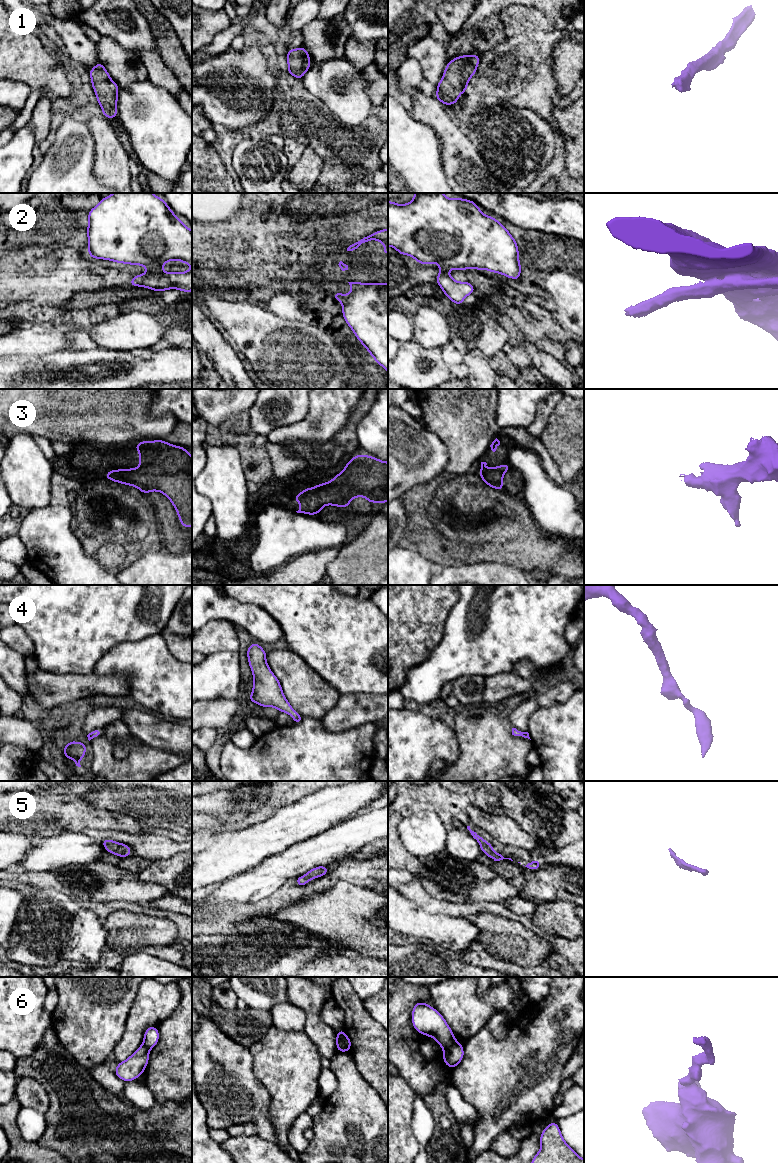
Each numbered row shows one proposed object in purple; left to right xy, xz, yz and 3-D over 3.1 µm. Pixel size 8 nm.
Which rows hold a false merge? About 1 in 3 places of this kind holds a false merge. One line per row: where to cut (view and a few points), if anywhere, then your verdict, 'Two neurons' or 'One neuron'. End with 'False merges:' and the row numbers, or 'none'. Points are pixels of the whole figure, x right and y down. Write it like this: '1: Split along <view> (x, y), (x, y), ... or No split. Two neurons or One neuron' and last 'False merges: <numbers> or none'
1: No split. One neuron
2: Split along xy (160, 268), (148, 270). Two neurons
3: No split. One neuron
4: No split. One neuron
5: No split. One neuron
6: Split along xz (337, 1033), (347, 1050). Two neurons
False merges: 2, 6

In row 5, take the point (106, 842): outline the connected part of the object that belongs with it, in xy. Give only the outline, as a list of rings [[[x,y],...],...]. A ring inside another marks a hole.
[[[108,838],[104,839],[102,845],[105,847],[105,850],[114,855],[118,855],[121,858],[128,857],[131,854],[131,848],[128,845],[112,841]]]

